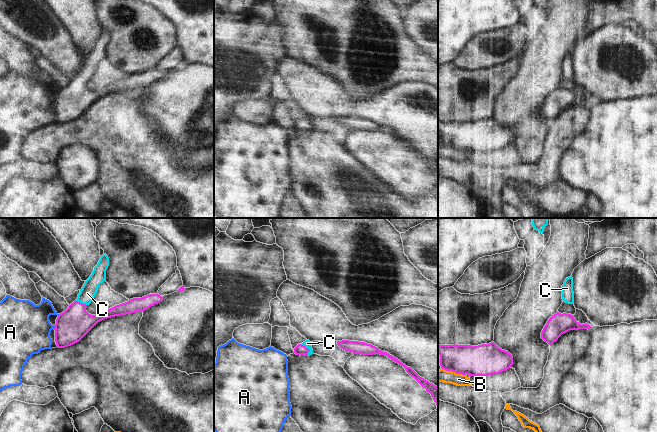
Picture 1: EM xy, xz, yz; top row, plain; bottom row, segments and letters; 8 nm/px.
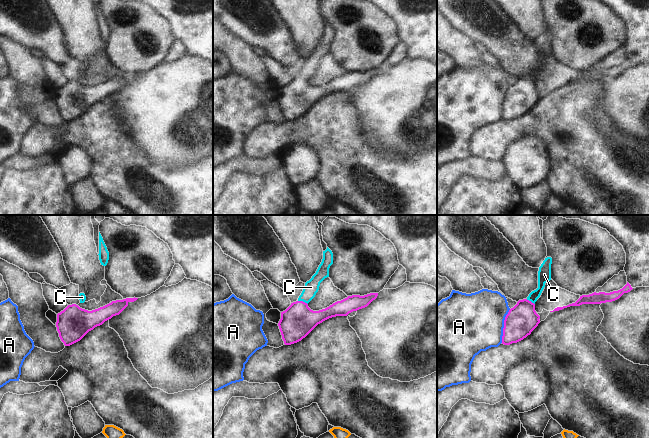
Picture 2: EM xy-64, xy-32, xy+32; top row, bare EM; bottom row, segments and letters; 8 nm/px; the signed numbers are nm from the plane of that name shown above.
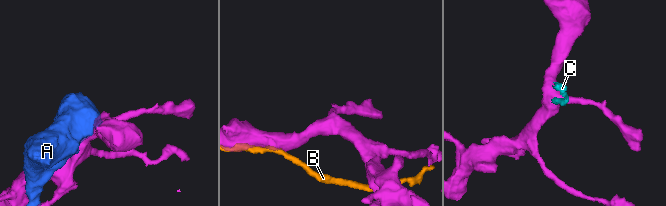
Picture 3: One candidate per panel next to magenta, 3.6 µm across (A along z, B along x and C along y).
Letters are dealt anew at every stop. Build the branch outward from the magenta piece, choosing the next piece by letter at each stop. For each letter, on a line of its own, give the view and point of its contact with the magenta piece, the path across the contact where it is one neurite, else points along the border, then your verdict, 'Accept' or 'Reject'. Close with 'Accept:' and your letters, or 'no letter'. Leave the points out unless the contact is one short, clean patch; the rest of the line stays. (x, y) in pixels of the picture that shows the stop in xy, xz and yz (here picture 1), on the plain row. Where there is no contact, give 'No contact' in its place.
A: Touches magenta at xy (55, 103). Reject
B: Touches magenta at yz (453, 147). Boundary: yz (441, 143), (465, 151). Reject
C: Touches magenta at xz (307, 124). Path across: xz (300, 125), (307, 124), (307, 119). Accept
Accept: C.

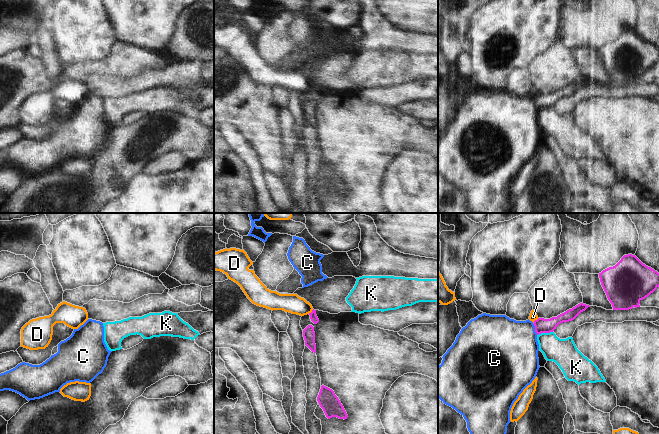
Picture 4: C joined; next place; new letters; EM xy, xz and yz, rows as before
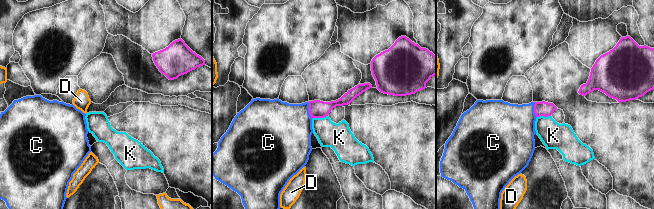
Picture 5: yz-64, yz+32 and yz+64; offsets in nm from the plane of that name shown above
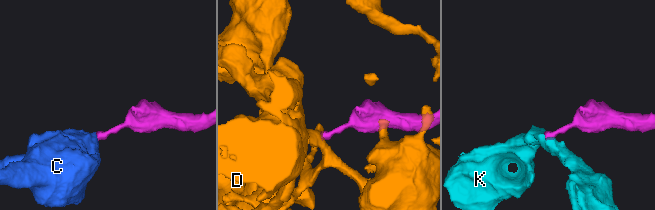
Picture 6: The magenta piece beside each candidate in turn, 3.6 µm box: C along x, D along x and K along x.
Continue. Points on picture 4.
C: Touches magenta at yz (535, 105). Boundary: yz (532, 99), (537, 110). Reject
D: Touches magenta at yz (535, 96). Reject
K: Touches magenta at yz (544, 108). Boundary: yz (552, 107), (537, 111). Reject
Accept: no letter.

